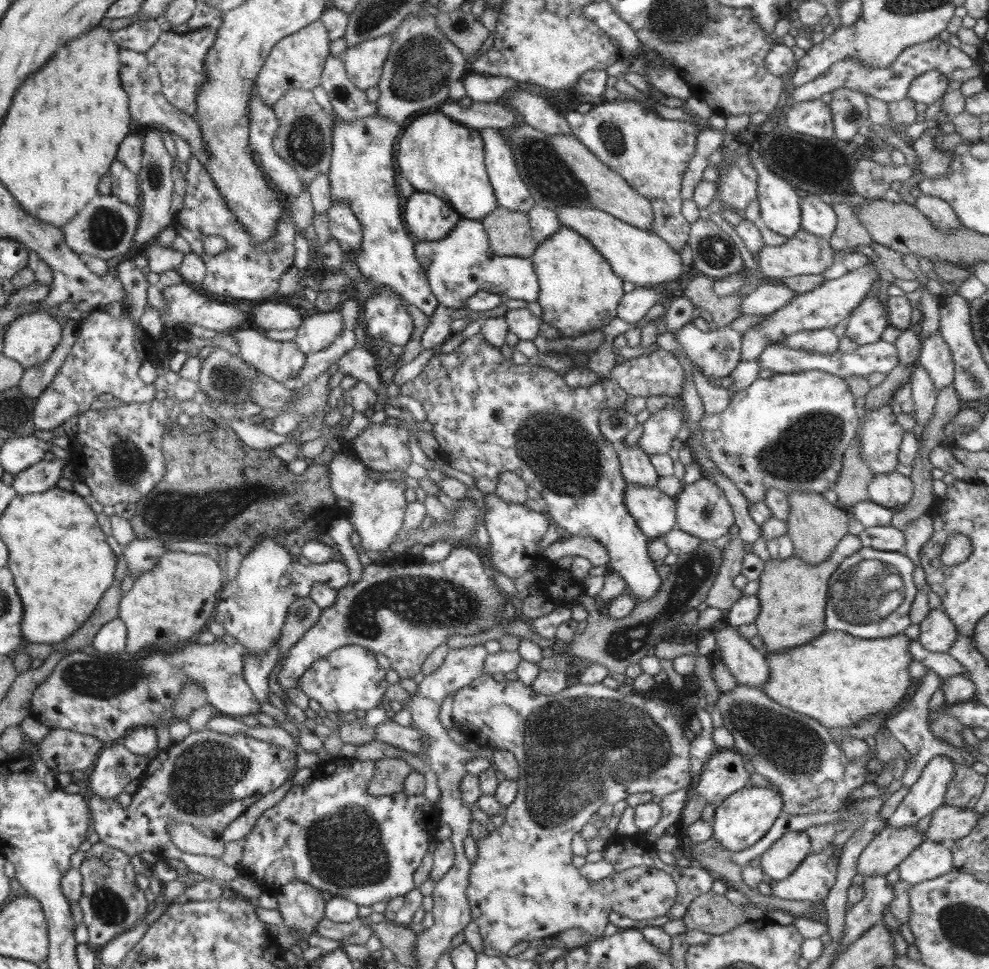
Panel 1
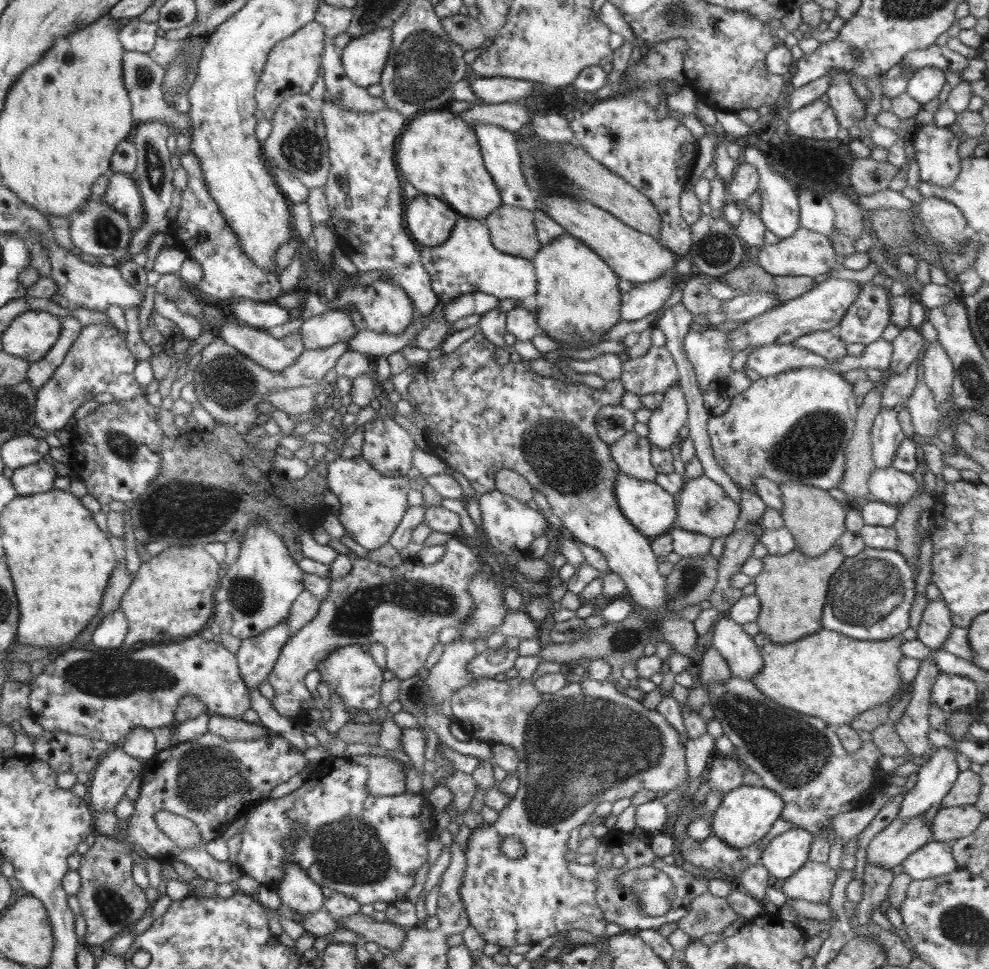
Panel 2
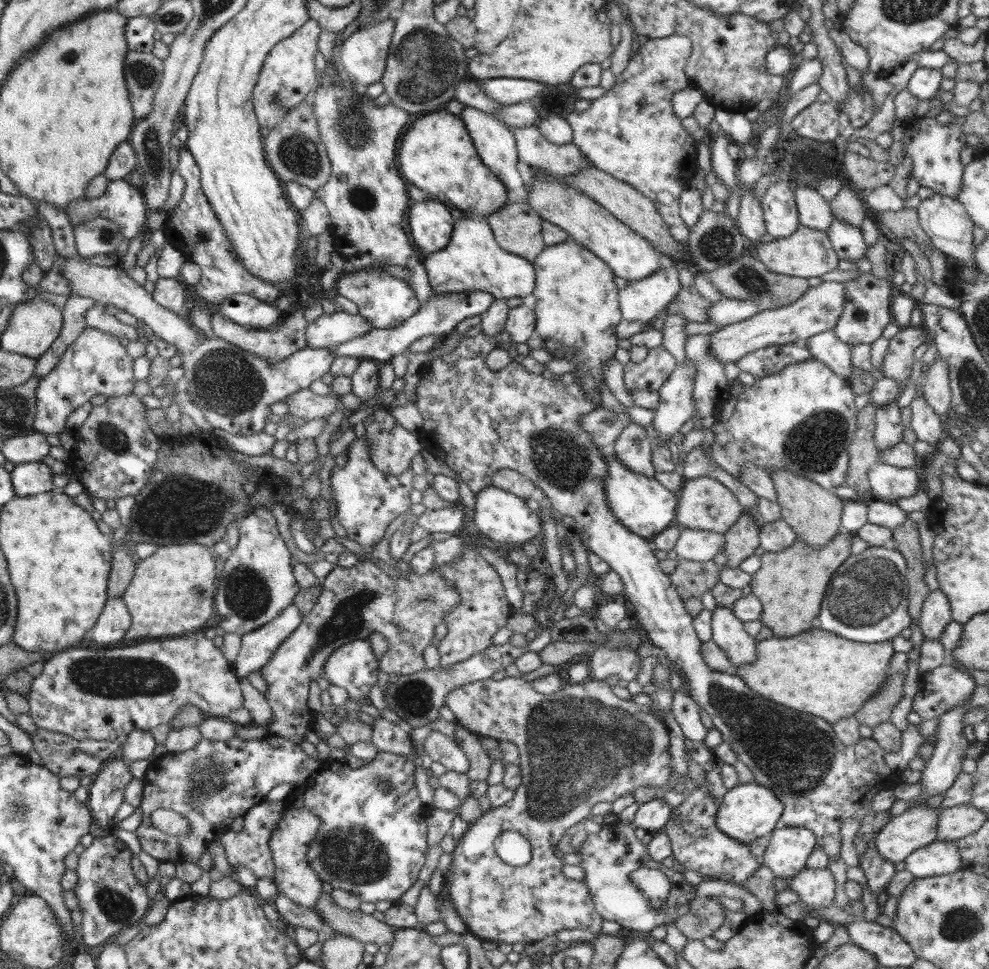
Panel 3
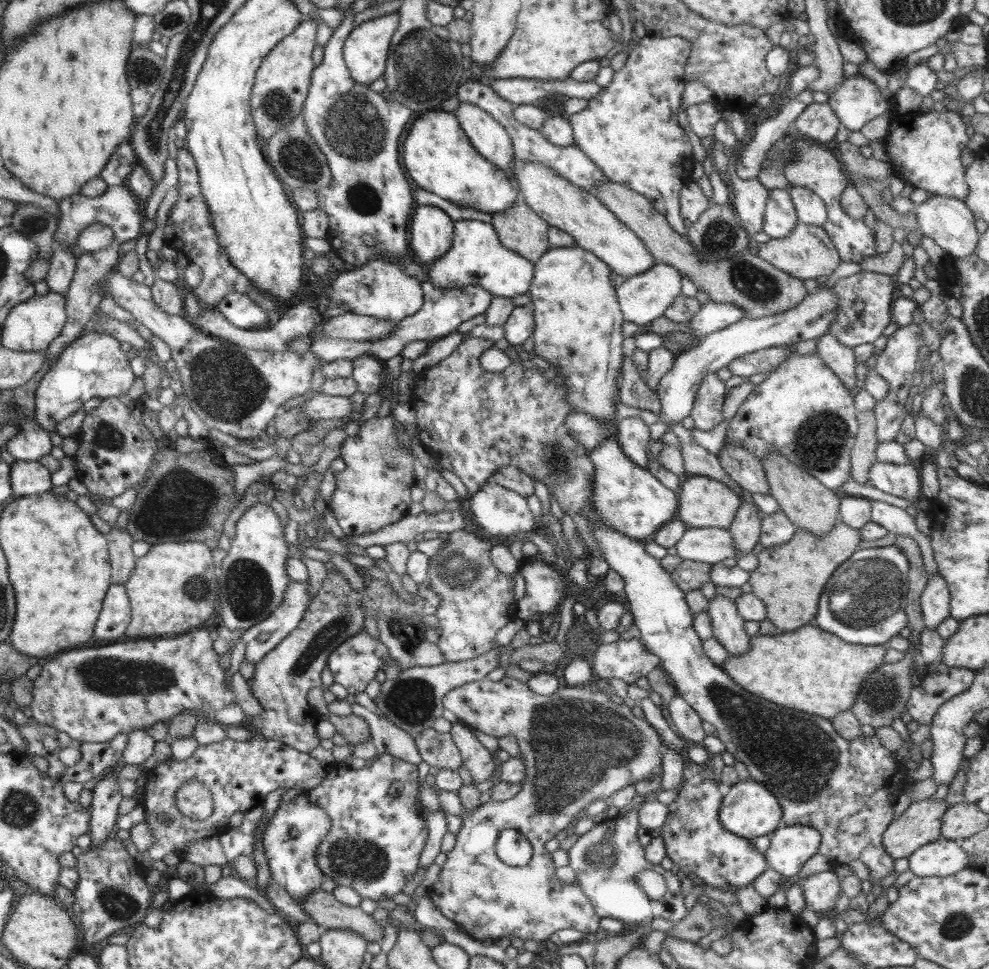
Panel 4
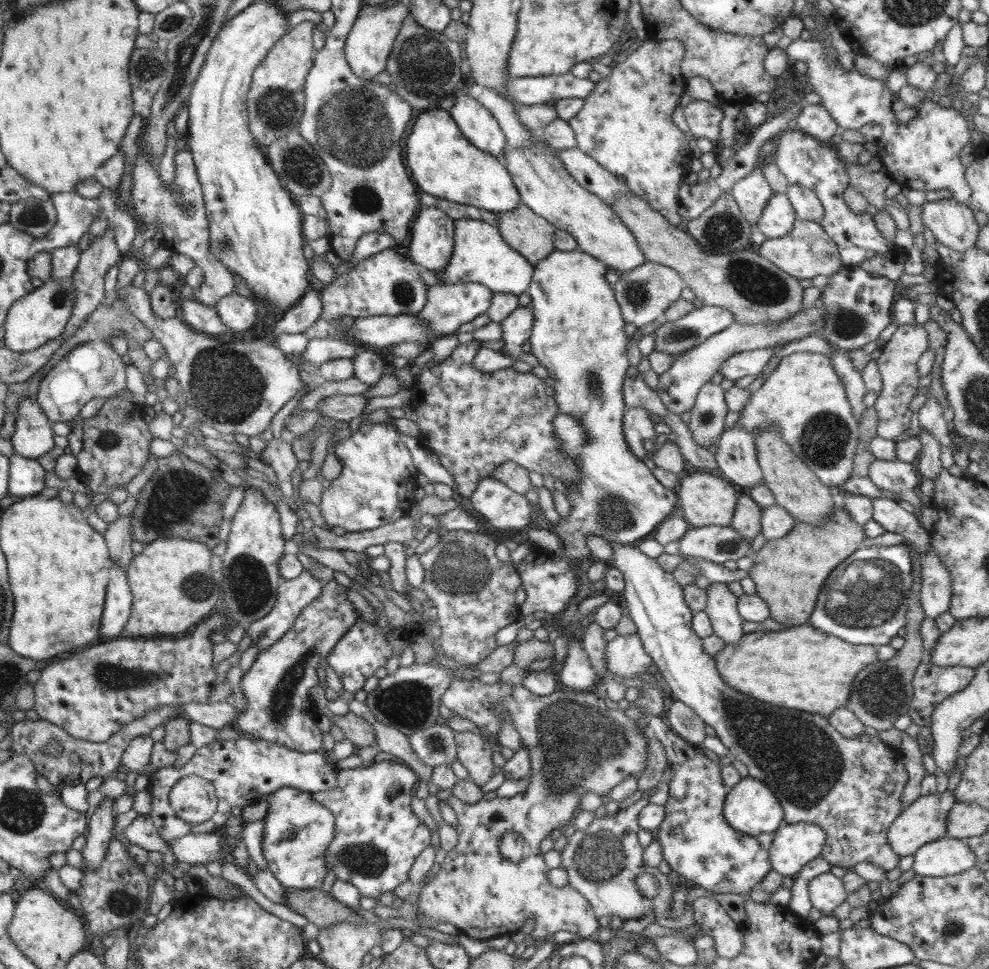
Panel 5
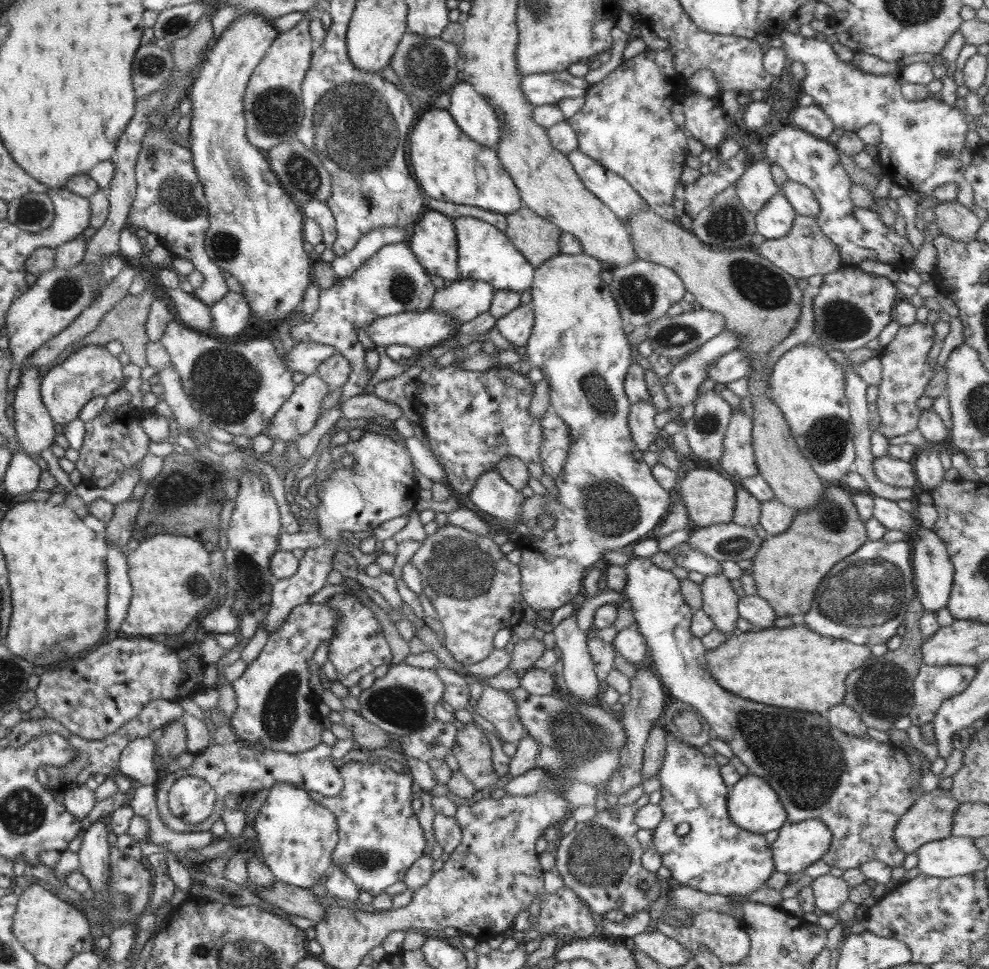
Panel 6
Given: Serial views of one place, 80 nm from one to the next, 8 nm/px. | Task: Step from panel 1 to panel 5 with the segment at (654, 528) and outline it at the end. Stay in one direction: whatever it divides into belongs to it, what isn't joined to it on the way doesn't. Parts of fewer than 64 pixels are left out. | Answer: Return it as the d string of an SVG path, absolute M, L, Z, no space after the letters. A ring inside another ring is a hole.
M577 248L570 252L554 249L548 256L534 265L531 283L526 292L531 296L530 308L533 313L533 327L529 338L531 353L540 366L548 369L549 376L556 382L555 401L559 412L579 420L587 432L587 441L575 456L579 466L579 479L575 487L567 494L571 509L568 518L560 517L558 526L550 526L540 507L533 509L540 515L536 528L555 534L564 547L564 556L559 558L546 548L536 547L520 564L515 564L521 578L521 616L539 615L540 612L558 615L578 589L578 578L574 562L592 556L586 546L586 535L603 537L608 543L632 544L641 540L657 528L666 516L678 509L676 489L666 488L652 474L652 471L640 460L629 447L623 431L623 413L626 411L623 399L623 380L628 370L626 344L631 339L624 332L626 321L615 299L613 288L606 281L605 274L610 268L601 260Z

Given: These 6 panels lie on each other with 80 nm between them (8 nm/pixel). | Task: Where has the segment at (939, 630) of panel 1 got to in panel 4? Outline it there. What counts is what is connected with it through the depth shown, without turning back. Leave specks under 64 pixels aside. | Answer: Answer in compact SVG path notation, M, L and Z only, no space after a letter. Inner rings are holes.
M940 574L930 576L926 590L920 597L920 606L925 627L935 629L943 620L950 617L951 596Z

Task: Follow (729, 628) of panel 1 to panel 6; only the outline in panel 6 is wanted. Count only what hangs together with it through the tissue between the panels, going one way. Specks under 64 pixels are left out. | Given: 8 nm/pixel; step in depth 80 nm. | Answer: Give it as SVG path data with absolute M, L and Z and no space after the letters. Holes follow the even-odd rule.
M723 574L706 576L701 584L702 610L710 617L720 632L727 638L737 634L737 620L741 617L737 609L739 597L731 582Z

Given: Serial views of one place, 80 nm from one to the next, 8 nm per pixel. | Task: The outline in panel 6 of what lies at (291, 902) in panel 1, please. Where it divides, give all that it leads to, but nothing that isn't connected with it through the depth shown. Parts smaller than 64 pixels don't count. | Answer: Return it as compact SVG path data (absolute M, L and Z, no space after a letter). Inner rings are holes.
M290 783L276 784L270 788L268 798L262 804L255 821L251 824L260 843L259 856L269 866L273 875L286 884L310 889L318 883L332 866L332 851L339 841L337 820L332 811L314 802L306 790Z

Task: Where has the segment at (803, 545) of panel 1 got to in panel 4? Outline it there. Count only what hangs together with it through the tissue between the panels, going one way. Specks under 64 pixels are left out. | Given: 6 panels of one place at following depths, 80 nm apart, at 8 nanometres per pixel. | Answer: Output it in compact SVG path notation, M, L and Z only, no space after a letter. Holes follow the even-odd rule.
M772 453L763 458L761 465L764 467L766 480L770 486L769 493L777 500L782 514L786 516L800 530L810 532L818 538L832 532L832 527L841 521L840 496L824 486L815 476L791 463L780 453Z

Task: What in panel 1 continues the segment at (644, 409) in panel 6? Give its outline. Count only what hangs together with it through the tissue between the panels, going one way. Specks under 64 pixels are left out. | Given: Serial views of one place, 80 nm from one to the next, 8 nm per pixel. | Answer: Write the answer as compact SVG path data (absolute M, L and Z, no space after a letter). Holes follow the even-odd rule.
M623 441L616 445L617 455L621 464L621 473L628 484L635 484L640 486L652 486L657 484L658 473L654 466L652 466L650 457L643 453L641 446L638 444L631 444L630 446Z

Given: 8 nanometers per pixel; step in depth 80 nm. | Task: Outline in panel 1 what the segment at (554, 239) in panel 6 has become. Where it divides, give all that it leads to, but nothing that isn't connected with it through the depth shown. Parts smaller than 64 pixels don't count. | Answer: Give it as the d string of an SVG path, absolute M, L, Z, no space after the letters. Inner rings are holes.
M498 205L480 221L489 238L490 248L500 256L517 256L530 259L539 245L532 236L527 212L512 212Z

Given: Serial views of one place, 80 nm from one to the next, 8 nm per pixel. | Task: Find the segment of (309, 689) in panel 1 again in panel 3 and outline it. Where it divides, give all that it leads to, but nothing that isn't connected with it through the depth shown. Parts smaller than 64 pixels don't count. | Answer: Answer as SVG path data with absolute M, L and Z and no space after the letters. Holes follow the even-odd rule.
M369 639L354 640L350 644L340 646L324 664L322 675L328 676L331 685L344 688L349 694L349 698L353 698L359 703L360 699L369 699L369 691L374 684L378 683L379 661L376 660L374 652L372 652Z

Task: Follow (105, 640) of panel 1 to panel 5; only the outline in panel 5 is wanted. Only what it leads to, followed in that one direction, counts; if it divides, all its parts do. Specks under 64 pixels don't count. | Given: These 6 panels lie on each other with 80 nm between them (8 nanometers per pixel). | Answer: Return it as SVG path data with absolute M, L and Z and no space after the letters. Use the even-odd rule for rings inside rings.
M113 565L108 576L110 582L106 586L106 604L100 626L100 638L103 641L124 635L123 630L130 618L133 599L127 584L127 572Z

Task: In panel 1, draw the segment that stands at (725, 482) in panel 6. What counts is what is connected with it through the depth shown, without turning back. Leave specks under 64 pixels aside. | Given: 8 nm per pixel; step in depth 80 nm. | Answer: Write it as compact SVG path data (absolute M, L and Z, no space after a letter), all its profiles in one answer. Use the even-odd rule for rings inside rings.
M704 476L700 480L695 480L692 484L684 484L674 501L676 528L700 538L703 542L714 542L722 538L722 536L729 533L730 527L734 525L733 510L723 490L720 490L714 482Z

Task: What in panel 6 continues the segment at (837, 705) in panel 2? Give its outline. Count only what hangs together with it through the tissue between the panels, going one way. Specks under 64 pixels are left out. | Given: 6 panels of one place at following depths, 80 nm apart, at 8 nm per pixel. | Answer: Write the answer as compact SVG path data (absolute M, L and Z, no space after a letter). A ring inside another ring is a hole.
M799 621L785 628L772 626L756 632L737 632L718 648L707 650L706 661L716 682L736 696L756 700L768 706L784 706L824 715L829 708L843 702L848 673L860 668L872 656L871 648L867 645L820 636Z

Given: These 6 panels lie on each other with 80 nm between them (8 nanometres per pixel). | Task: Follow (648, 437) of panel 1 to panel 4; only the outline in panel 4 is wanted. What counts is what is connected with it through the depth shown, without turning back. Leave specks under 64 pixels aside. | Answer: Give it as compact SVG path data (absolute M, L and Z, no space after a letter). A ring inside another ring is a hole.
M831 288L818 289L818 291L814 289L794 308L777 312L772 316L762 316L756 319L742 318L734 324L708 333L697 342L695 347L682 350L675 357L672 368L661 378L655 390L661 400L662 422L670 428L669 423L680 424L682 419L691 413L697 388L709 372L717 372L720 368L728 366L734 359L750 354L750 352L774 346L793 345L826 334L830 324L836 320L836 299Z

